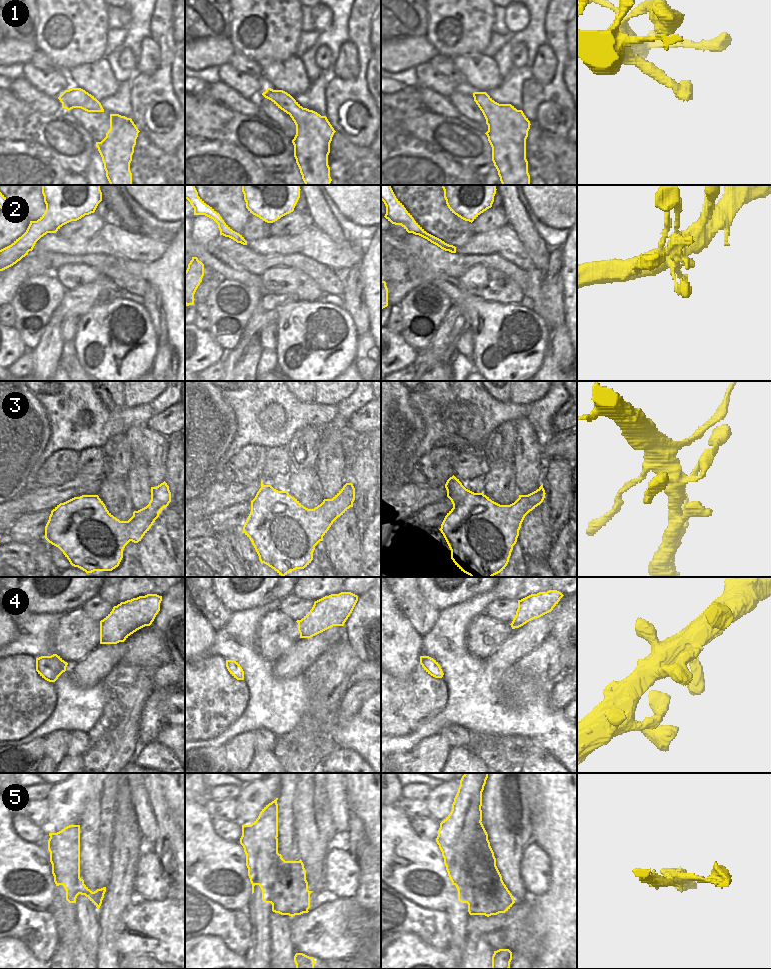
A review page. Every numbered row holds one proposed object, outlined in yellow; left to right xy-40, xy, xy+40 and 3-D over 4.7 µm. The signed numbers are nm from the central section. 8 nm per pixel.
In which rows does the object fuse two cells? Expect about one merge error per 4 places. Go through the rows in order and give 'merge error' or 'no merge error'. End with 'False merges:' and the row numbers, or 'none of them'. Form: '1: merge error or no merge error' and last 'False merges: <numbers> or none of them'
1: no merge error
2: no merge error
3: no merge error
4: no merge error
5: merge error
False merges: 5

